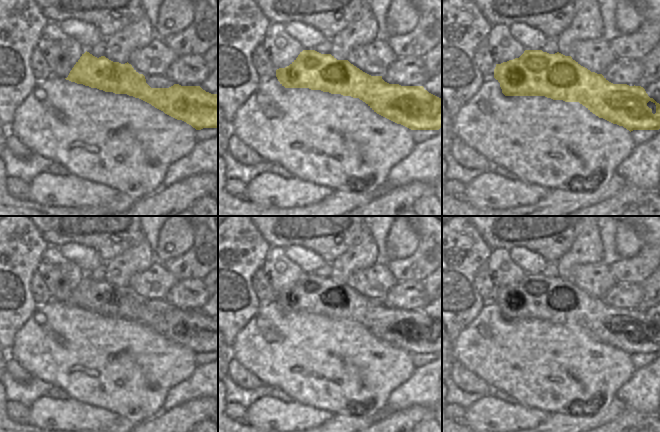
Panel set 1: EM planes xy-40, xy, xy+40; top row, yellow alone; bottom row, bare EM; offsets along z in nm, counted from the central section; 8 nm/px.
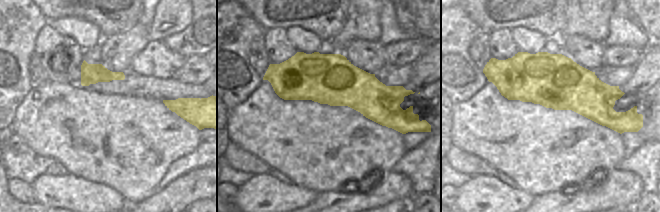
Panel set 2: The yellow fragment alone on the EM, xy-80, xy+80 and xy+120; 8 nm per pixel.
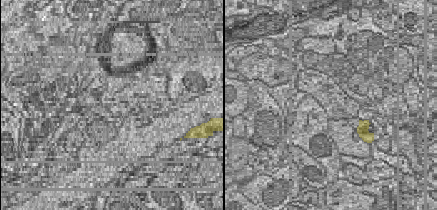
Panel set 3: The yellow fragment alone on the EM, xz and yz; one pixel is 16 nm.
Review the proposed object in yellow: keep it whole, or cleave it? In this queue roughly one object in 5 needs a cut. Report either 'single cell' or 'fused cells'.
single cell

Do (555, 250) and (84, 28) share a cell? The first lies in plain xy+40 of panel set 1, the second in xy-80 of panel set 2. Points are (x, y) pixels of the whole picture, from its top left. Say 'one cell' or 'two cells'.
two cells

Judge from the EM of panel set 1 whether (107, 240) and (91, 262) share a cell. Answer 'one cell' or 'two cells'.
two cells

